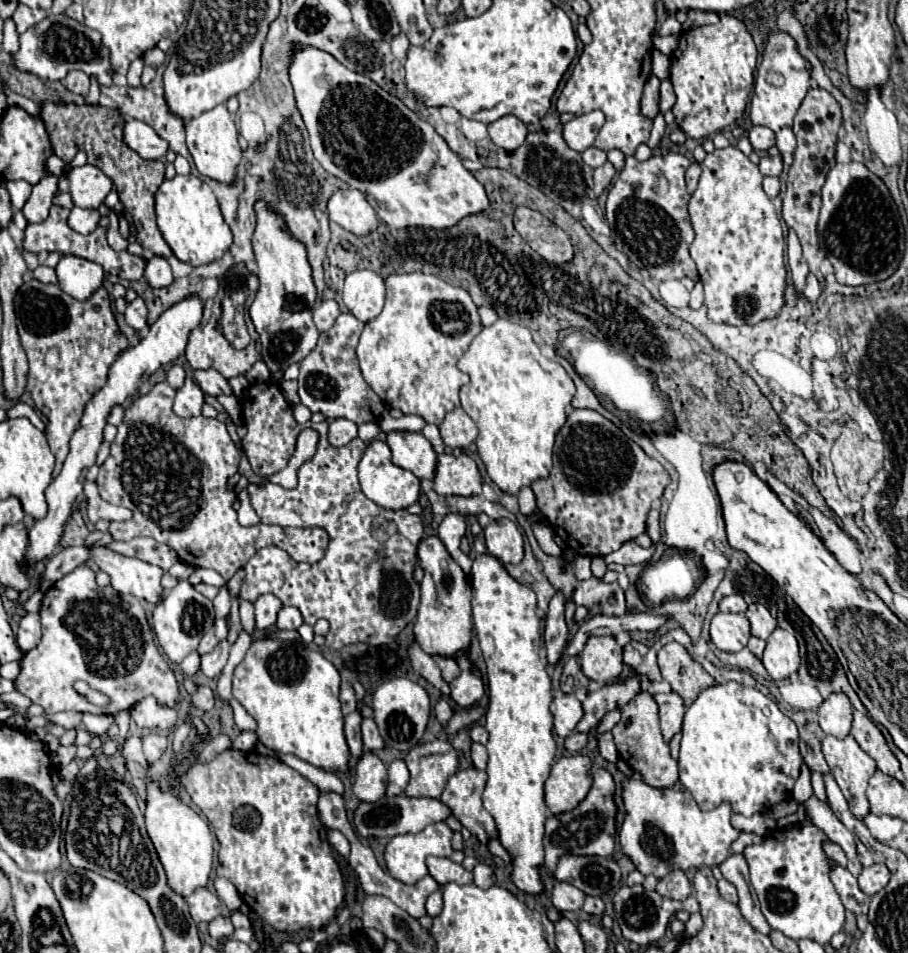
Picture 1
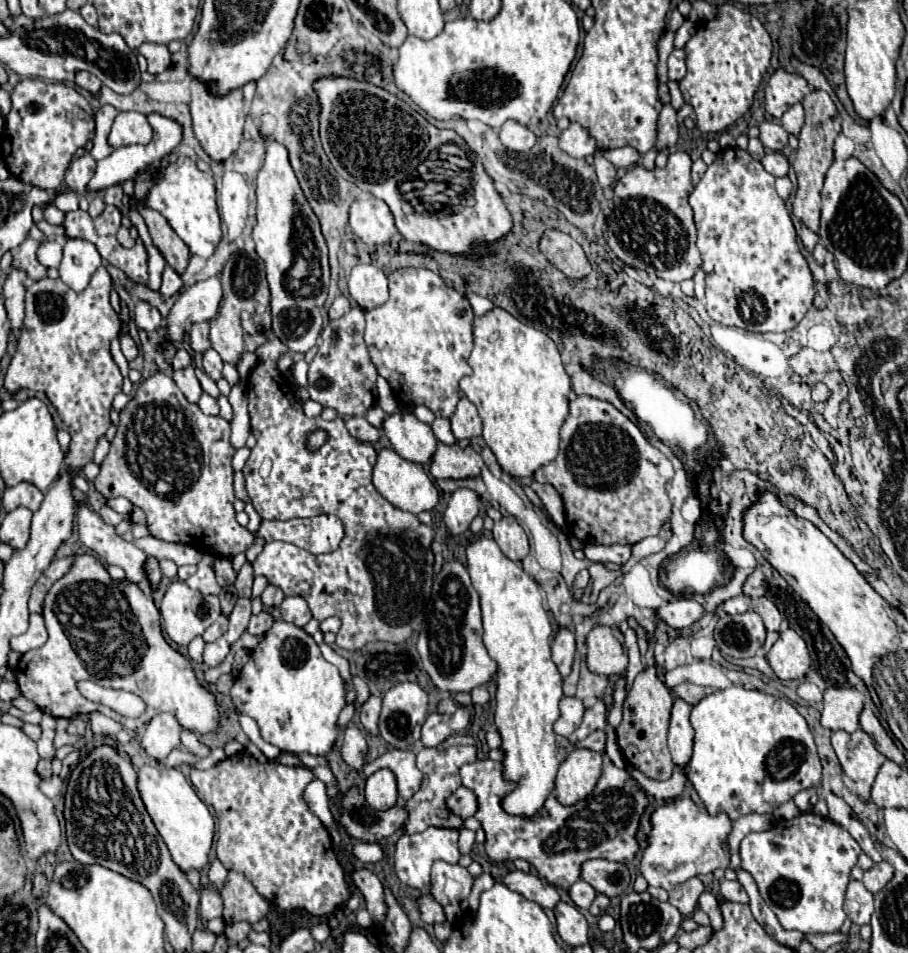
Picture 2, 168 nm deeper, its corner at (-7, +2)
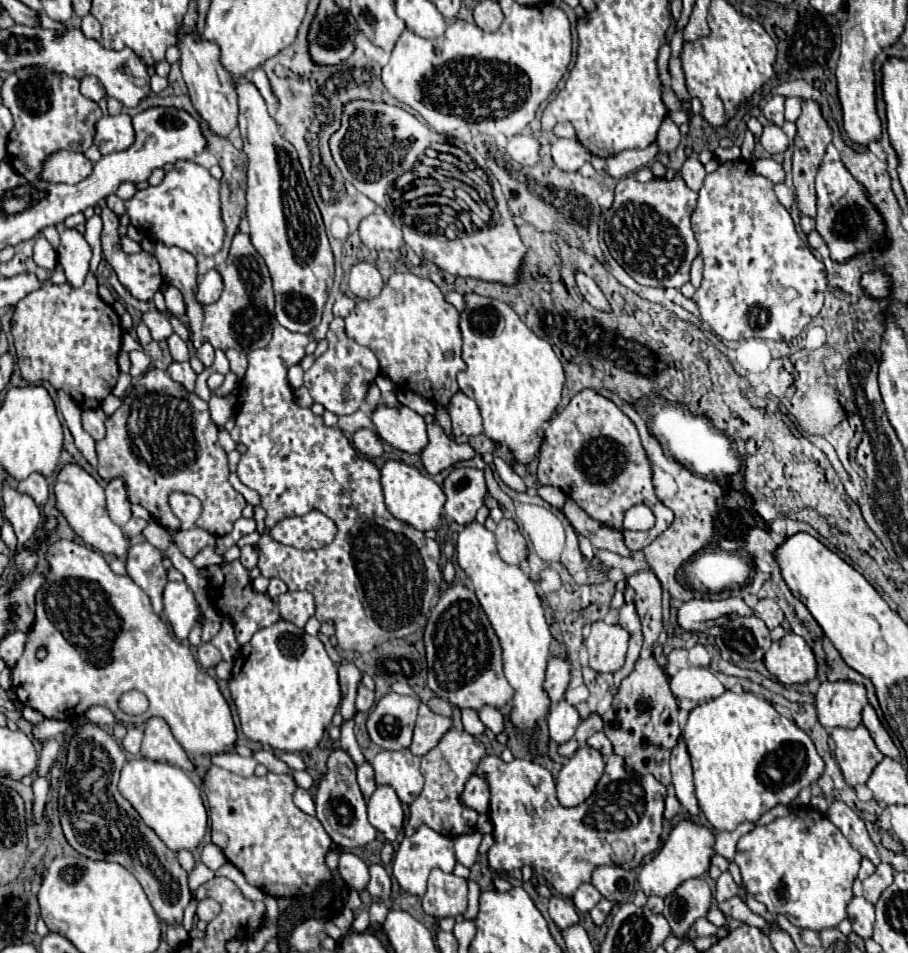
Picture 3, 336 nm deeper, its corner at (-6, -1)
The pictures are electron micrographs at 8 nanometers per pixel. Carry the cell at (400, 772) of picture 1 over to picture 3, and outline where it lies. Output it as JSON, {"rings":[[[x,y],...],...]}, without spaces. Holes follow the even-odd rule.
{"rings":[[[383,750],[371,762],[377,784],[389,784],[395,788],[401,802],[411,804],[423,790],[423,776],[419,772],[419,756],[411,750],[389,752]]]}

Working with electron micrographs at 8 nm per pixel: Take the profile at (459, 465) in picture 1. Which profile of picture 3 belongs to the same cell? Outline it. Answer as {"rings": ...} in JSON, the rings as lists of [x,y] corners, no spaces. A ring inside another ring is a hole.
{"rings":[[[437,424],[427,426],[429,444],[421,452],[421,462],[429,474],[439,474],[441,470],[461,462],[471,460],[475,456],[475,450],[469,444],[457,444],[447,438],[445,430]]]}

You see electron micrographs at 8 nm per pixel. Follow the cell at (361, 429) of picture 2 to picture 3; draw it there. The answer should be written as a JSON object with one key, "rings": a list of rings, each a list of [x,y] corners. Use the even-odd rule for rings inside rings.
{"rings":[[[361,428],[353,434],[353,444],[355,448],[365,454],[367,458],[377,458],[383,454],[383,444],[379,440],[379,436],[373,432],[373,430],[367,430],[367,428]]]}

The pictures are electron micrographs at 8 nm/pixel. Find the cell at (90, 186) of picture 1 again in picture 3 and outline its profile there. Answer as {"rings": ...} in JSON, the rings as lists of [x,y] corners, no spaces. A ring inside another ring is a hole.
{"rings":[[[59,150],[45,160],[41,178],[47,182],[77,184],[83,178],[87,178],[87,174],[91,174],[91,170],[93,170],[93,164],[83,154]]]}

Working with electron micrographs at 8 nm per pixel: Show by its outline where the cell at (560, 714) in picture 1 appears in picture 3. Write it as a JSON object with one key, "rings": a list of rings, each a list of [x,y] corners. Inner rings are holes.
{"rings":[[[561,700],[549,714],[547,724],[549,724],[549,736],[551,740],[555,740],[557,744],[563,744],[567,740],[573,738],[577,726],[579,726],[581,718],[575,706],[571,706],[569,702]]]}

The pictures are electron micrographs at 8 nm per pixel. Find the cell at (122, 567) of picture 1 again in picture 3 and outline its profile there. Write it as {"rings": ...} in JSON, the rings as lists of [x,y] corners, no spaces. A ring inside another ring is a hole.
{"rings":[[[67,464],[59,474],[57,474],[57,482],[55,482],[55,496],[57,496],[57,508],[61,510],[61,514],[67,518],[67,522],[71,524],[71,528],[75,530],[75,534],[93,550],[107,554],[107,556],[115,556],[121,558],[123,562],[127,560],[127,550],[129,550],[129,540],[123,536],[121,528],[111,522],[107,508],[105,508],[105,494],[103,494],[103,486],[99,484],[99,480],[95,480],[91,474],[87,474],[83,468],[79,468],[77,464]]]}

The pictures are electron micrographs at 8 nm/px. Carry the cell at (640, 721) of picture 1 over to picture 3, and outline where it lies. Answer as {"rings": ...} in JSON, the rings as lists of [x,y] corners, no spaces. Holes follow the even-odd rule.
{"rings":[[[653,656],[639,658],[633,672],[621,682],[611,708],[603,714],[603,732],[613,744],[613,752],[625,760],[635,774],[653,774],[661,784],[671,782],[669,754],[677,744],[681,728],[677,724],[677,700],[667,684],[667,674]]]}

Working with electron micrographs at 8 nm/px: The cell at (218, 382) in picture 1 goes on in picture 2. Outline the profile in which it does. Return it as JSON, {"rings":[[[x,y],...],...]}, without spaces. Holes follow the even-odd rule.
{"rings":[[[208,349],[202,353],[202,365],[204,365],[204,371],[210,379],[216,381],[222,377],[222,359],[214,349]]]}

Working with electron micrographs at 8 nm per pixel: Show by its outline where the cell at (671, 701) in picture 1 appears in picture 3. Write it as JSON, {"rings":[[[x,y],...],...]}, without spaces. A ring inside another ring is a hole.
{"rings":[[[679,736],[679,742],[677,742],[675,750],[671,752],[671,774],[673,774],[673,786],[675,786],[675,794],[677,794],[679,802],[691,816],[695,816],[699,812],[699,806],[697,806],[695,786],[693,786],[691,758],[689,758],[683,736]]]}

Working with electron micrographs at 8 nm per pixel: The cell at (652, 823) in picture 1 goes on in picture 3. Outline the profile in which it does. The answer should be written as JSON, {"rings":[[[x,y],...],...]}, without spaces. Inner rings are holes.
{"rings":[[[681,820],[669,834],[667,842],[661,846],[661,850],[647,862],[641,866],[639,870],[639,884],[641,890],[651,896],[667,896],[671,894],[675,888],[679,888],[685,880],[689,878],[699,878],[701,874],[705,874],[711,868],[711,858],[715,856],[715,832],[707,826],[695,824],[693,820]]]}

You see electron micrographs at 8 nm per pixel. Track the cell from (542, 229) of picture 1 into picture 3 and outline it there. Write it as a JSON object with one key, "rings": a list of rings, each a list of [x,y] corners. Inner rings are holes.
{"rings":[[[579,270],[579,272],[575,272],[575,282],[577,282],[579,292],[583,294],[583,298],[585,298],[591,306],[595,306],[597,310],[609,310],[609,304],[607,304],[603,292],[599,290],[599,286],[595,284],[593,278],[589,278],[587,274],[583,274],[583,272]]]}

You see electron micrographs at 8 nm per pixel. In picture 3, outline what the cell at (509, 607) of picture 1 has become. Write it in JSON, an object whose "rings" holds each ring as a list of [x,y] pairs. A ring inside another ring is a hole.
{"rings":[[[471,522],[463,528],[457,542],[457,560],[465,574],[471,578],[475,594],[485,610],[499,644],[503,648],[503,672],[511,688],[515,690],[511,700],[509,720],[521,736],[539,736],[539,724],[547,718],[551,700],[543,690],[545,668],[551,646],[551,630],[545,620],[541,598],[535,584],[521,572],[519,566],[505,564],[495,548],[495,536],[483,524]]]}

